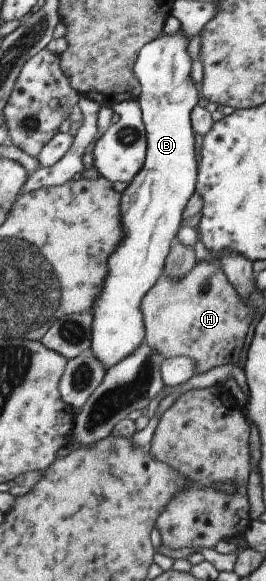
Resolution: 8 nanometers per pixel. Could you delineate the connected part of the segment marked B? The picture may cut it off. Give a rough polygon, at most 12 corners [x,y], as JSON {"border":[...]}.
{"border":[[182,30],[138,51],[142,168],[92,304],[104,372],[144,339],[140,300],[194,194]]}

